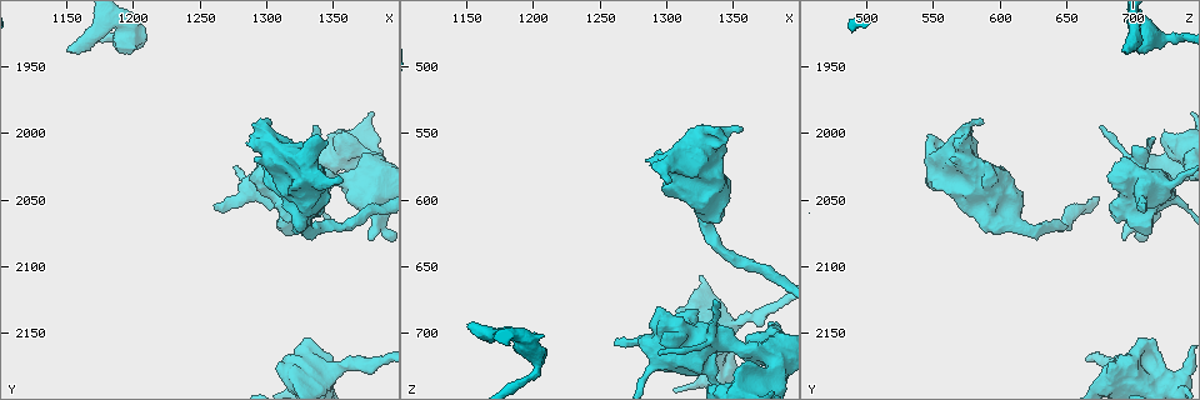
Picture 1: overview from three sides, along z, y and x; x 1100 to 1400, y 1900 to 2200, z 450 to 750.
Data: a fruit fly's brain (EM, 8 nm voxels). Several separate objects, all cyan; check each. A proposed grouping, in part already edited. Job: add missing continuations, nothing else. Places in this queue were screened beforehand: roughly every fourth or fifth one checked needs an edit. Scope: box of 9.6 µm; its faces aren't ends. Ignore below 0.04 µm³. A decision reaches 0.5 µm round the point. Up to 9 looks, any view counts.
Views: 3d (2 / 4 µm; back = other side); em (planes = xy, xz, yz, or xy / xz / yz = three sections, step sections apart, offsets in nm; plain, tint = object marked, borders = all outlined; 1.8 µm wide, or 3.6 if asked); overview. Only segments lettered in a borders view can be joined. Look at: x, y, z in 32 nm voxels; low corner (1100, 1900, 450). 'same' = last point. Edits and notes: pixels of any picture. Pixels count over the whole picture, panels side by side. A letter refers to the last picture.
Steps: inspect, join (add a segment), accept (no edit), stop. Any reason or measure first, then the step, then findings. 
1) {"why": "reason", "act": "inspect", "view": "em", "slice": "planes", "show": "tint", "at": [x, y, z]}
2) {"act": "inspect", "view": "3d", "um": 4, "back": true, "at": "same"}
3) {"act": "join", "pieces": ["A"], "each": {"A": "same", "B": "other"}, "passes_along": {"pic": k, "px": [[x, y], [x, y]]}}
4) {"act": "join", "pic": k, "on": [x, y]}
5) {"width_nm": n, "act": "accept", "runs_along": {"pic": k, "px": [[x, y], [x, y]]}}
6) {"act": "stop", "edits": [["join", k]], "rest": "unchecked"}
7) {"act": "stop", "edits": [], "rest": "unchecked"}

{"why": "free end", "act": "inspect", "view": "em", "slice": "planes", "show": "borders", "at": [1148, 1938, 694]}

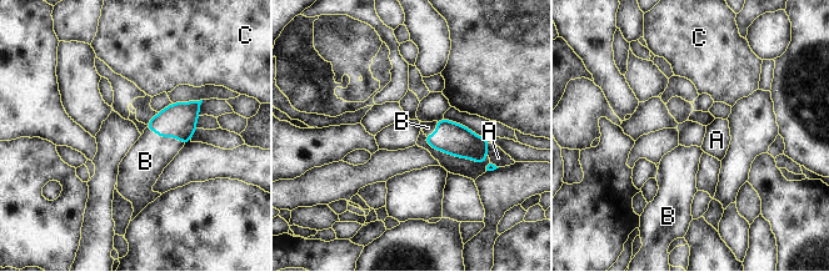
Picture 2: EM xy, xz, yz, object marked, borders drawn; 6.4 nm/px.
{"act": "join", "pieces": ["B"], "each": {"A": "other", "B": "same", "C": "other"}, "passes_along": {"pic": 2, "px": [[178, 120], [165, 136], [145, 161]]}, "found": "the neuron continues"}

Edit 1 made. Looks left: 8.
{"why": "free end", "act": "inspect", "view": "3d", "um": 4, "at": [1262, 2056, 708]}

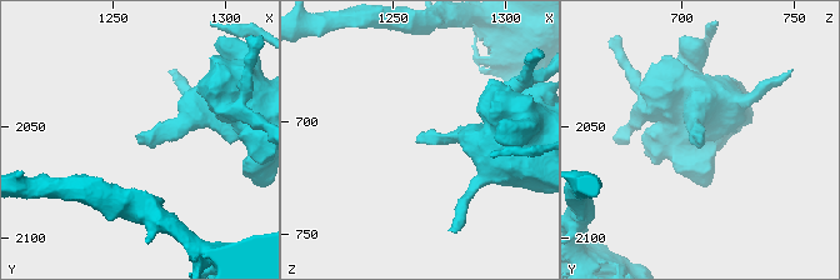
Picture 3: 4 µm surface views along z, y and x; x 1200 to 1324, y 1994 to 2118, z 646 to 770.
{"why": "now the EM", "act": "inspect", "view": "em", "slice": "planes", "show": "tint", "at": [1261, 2057, 710]}

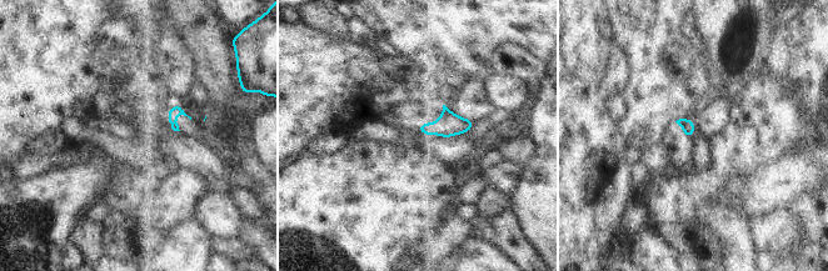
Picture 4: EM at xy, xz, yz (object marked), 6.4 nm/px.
{"why": "what lies round it", "act": "inspect", "view": "em", "slice": "planes", "show": "borders", "at": "same"}

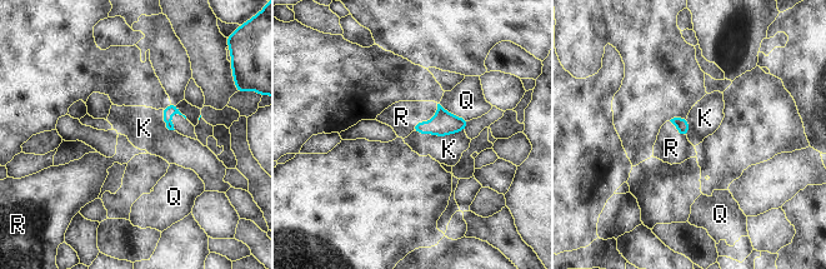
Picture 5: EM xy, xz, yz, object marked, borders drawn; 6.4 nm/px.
{"act": "join", "pieces": ["R"], "each": {"K": "other", "Q": "other", "R": "same"}, "found": "it goes on there"}

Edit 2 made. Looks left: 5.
{"why": "see it whole again", "act": "inspect", "view": "overview"}

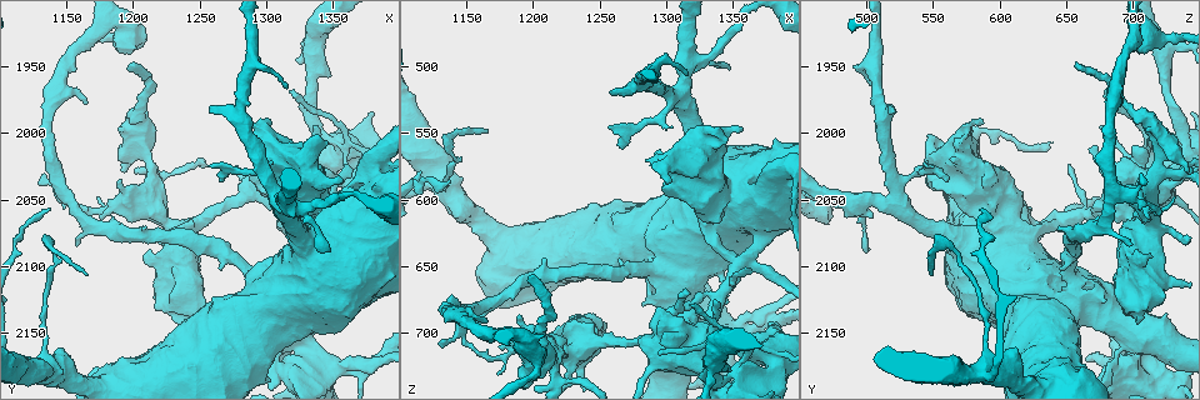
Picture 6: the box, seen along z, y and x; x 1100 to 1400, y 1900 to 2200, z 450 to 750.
{"why": "stops while still wide", "act": "inspect", "view": "3d", "um": 2, "at": [1358, 2034, 548]}

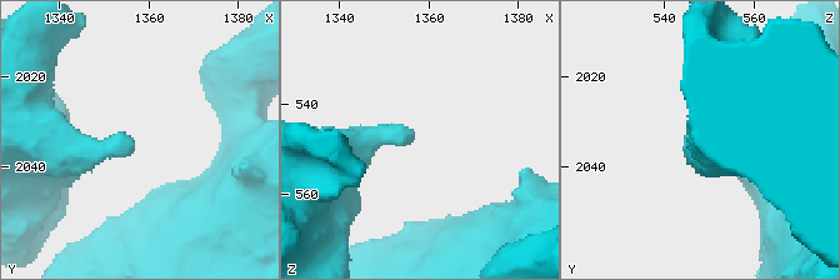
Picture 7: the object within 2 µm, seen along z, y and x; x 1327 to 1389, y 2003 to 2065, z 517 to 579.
{"act": "inspect", "view": "em", "um": 3.6, "slice": "xz", "step": 16, "show": "tint", "at": [1357, 2036, 547]}

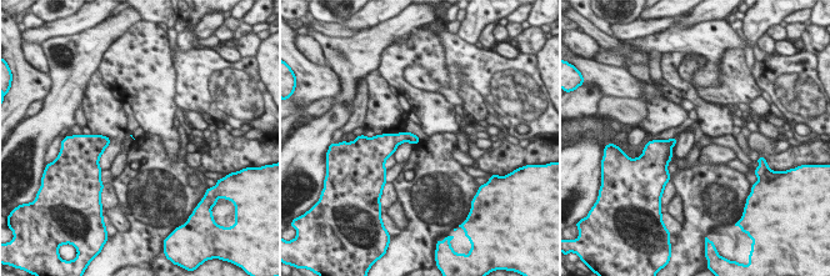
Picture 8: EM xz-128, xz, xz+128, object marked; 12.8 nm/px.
{"act": "inspect", "view": "em", "um": 3.6, "slice": "planes", "show": "borders", "at": "same"}

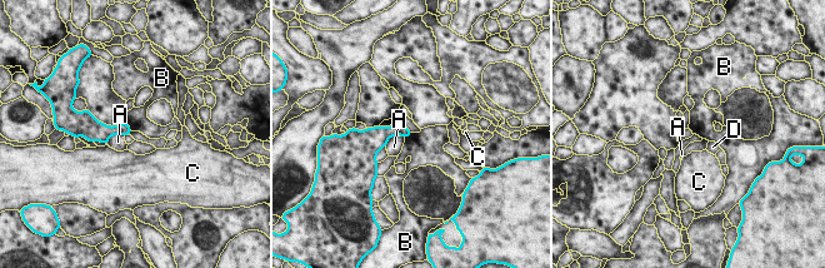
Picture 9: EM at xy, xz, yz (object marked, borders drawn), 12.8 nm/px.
{"act": "accept", "each": {"A": "other", "B": "other", "C": "other", "D": "other"}, "border": {"pic": 9, "px": [[125, 122], [131, 130]]}, "found": "none of them fits"}

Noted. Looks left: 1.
{"act": "stop", "edits": [["join", 2], ["join", 5]], "rest": "unchecked"}

